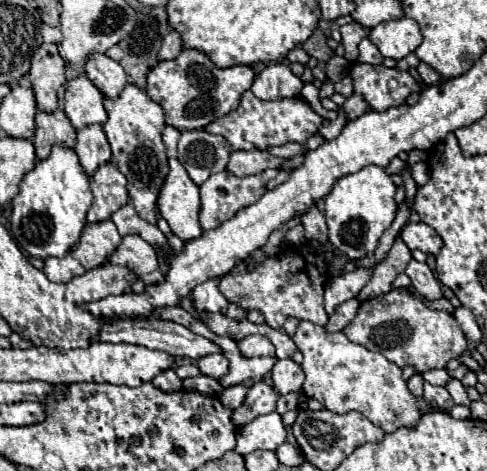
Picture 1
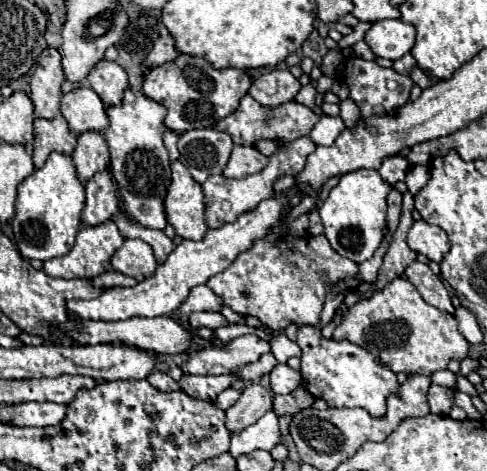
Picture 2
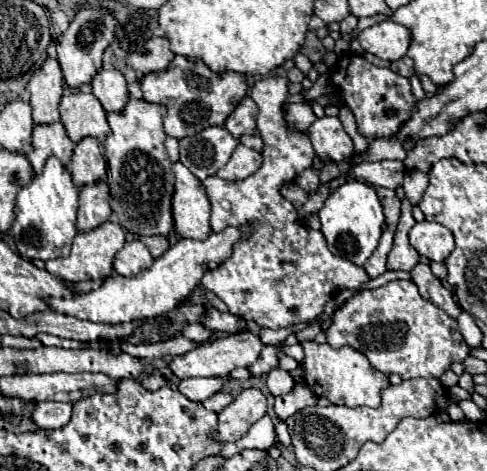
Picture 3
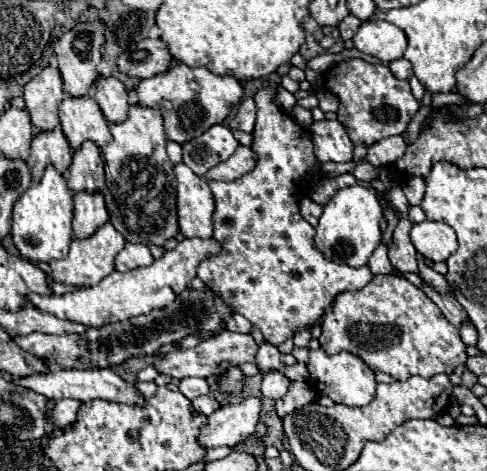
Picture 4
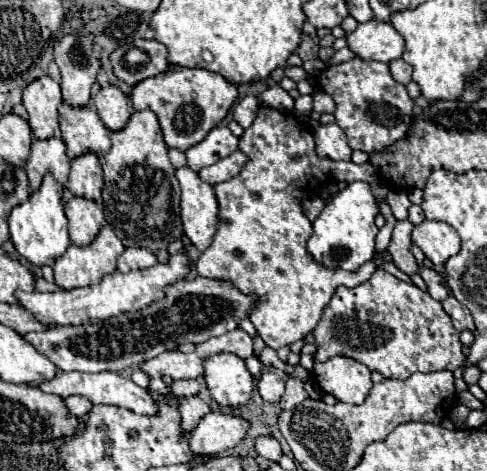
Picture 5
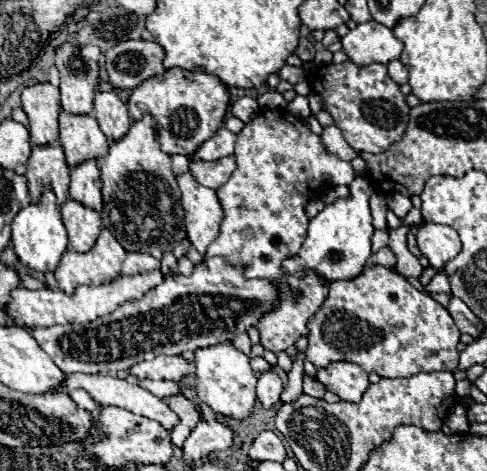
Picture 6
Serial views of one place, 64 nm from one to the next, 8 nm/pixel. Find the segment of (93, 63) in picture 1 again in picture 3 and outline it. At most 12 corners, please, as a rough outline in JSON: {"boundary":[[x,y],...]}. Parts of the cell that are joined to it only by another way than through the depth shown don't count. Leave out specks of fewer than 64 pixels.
{"boundary":[[100,70],[92,94],[106,112],[118,112],[128,100],[120,70]]}

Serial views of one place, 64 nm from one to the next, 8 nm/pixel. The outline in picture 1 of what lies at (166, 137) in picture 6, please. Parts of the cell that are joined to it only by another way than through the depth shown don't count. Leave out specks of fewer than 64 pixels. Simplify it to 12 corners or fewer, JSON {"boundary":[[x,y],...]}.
{"boundary":[[182,50],[148,74],[166,124],[200,130],[232,112],[250,66]]}

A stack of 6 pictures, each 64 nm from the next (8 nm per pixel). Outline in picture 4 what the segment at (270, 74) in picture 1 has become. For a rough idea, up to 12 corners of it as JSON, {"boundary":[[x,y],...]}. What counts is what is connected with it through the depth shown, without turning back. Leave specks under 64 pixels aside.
{"boundary":[[254,94],[258,164],[210,180],[197,276],[280,346],[374,278],[316,248],[308,130]]}

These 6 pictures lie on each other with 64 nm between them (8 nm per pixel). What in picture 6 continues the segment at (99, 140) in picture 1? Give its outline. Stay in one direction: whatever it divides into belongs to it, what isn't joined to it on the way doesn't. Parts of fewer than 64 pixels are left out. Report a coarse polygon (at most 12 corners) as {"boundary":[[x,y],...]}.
{"boundary":[[94,158],[70,170],[70,196],[102,210],[102,180]]}

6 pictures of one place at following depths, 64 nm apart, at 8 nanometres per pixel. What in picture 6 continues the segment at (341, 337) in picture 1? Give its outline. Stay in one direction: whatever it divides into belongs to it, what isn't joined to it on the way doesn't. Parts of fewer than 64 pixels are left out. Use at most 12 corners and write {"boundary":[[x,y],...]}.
{"boundary":[[330,362],[316,378],[340,400],[358,402],[370,386],[354,362]]}

